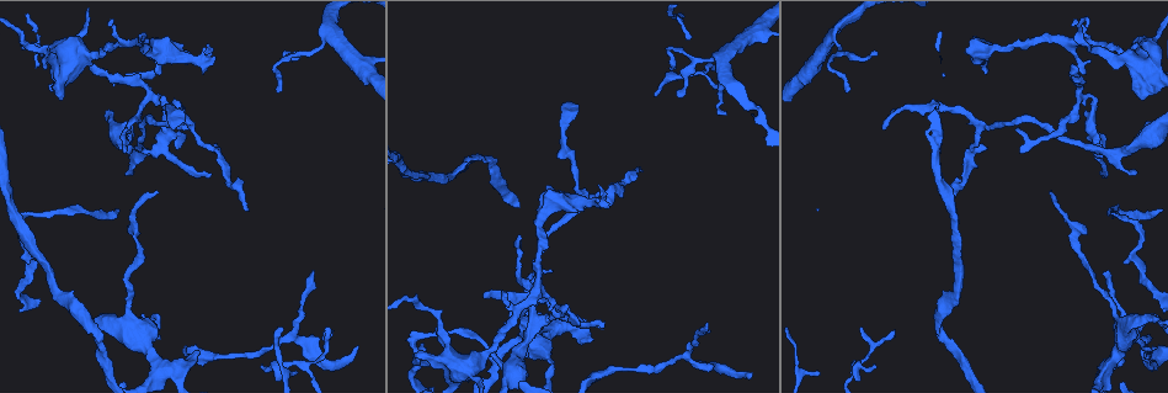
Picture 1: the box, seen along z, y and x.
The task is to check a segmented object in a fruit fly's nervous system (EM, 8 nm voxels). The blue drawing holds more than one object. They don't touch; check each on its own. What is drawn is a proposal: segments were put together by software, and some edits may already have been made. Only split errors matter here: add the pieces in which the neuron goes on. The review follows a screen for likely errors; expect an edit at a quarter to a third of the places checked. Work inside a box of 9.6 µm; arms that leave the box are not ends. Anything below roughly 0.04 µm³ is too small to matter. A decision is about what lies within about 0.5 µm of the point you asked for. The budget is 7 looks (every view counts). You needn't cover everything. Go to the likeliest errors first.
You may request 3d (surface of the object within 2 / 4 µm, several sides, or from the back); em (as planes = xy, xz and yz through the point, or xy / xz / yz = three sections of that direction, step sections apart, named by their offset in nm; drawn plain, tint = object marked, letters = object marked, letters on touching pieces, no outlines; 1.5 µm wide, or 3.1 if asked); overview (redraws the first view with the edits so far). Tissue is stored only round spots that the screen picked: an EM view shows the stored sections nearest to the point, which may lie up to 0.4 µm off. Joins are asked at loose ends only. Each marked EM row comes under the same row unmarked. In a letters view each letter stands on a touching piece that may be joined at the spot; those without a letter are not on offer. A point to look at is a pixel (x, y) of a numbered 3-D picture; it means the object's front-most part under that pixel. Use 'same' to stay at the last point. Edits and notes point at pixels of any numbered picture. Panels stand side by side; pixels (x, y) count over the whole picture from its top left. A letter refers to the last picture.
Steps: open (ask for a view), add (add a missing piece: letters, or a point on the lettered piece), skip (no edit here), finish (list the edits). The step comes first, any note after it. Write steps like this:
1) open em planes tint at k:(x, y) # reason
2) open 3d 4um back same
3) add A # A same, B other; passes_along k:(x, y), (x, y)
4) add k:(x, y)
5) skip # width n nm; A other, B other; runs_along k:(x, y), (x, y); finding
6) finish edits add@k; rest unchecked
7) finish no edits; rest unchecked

open 3d 4um at 1:(158, 194) # thin end

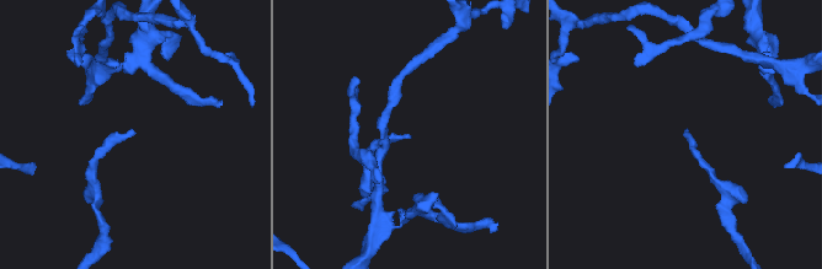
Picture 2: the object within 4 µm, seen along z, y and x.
open em planes letters at 2:(409, 136)

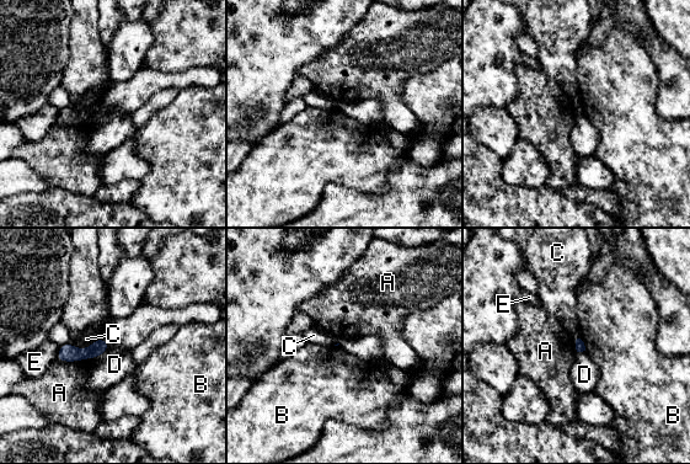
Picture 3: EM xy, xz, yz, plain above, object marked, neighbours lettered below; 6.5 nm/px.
skip # A other, B other, C other, D other, E other; border 3:(578, 337), (586, 350); no lettered piece goes on from it

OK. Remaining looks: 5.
open em planes letters at 1:(567, 105)

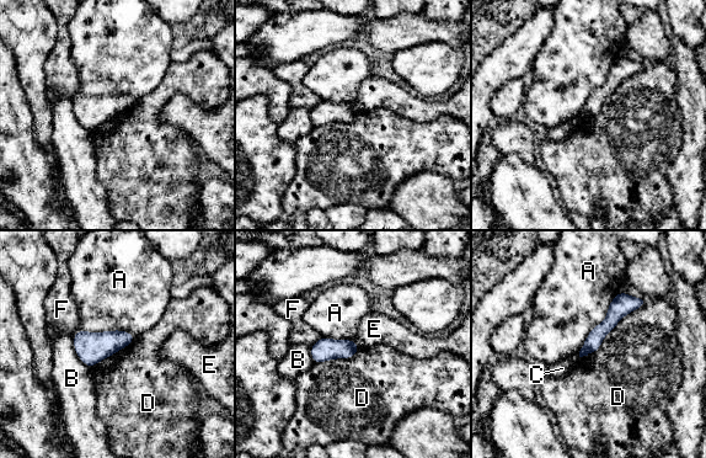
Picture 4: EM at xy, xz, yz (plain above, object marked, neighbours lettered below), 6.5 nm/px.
skip # A other, B other, C other, D other, E other, F other; runs_along 4:(641, 301), (629, 303), (583, 352); no lettered piece goes on from it

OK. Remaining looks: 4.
open em planes letters at 1:(22, 48) # branch stops here

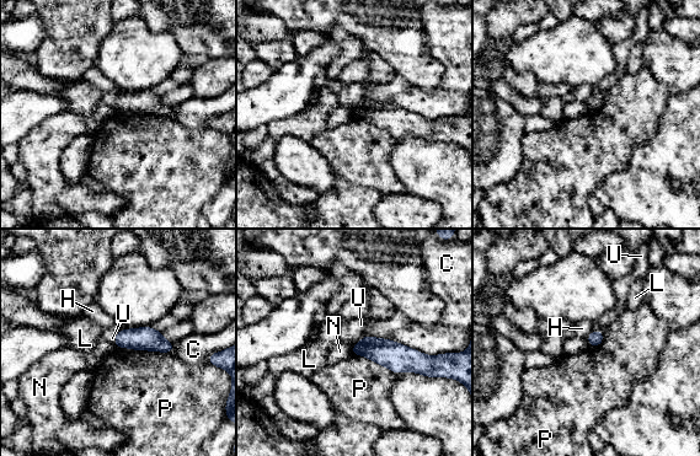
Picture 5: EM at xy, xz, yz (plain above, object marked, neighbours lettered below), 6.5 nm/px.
skip # C other, H other, L other, N other, P other, U other; runs_along 5:(353, 349), (427, 360); no lettered piece goes on from it

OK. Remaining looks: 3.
finish no edits; rest unchecked

